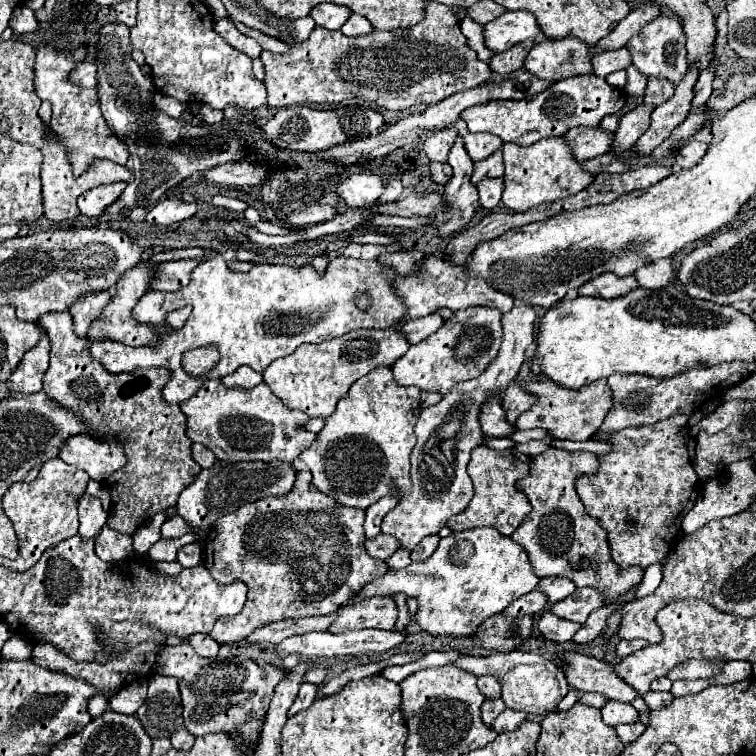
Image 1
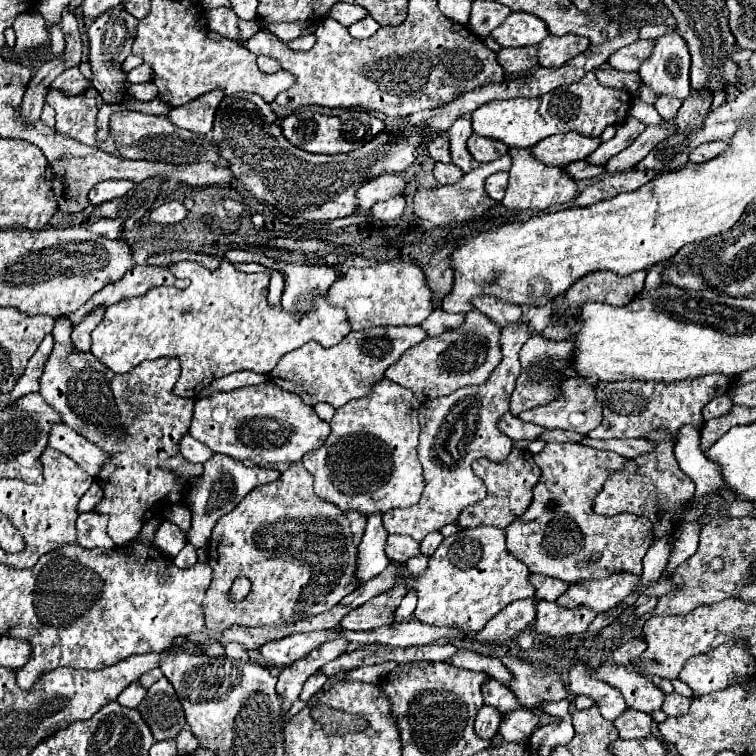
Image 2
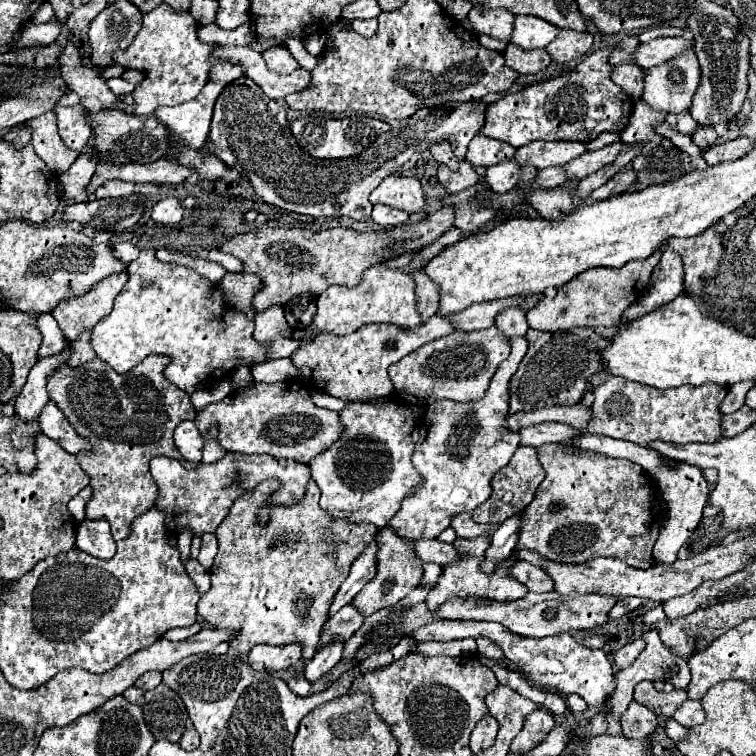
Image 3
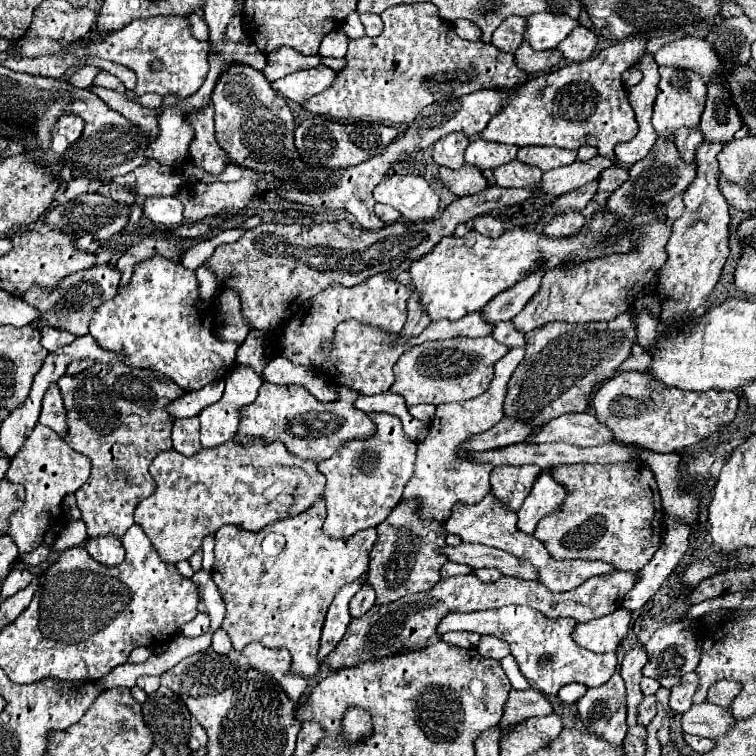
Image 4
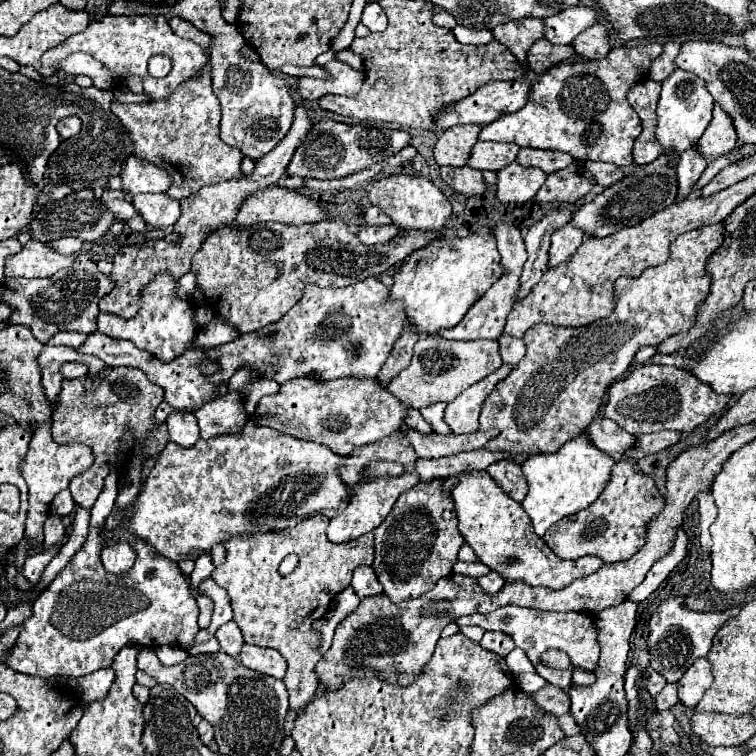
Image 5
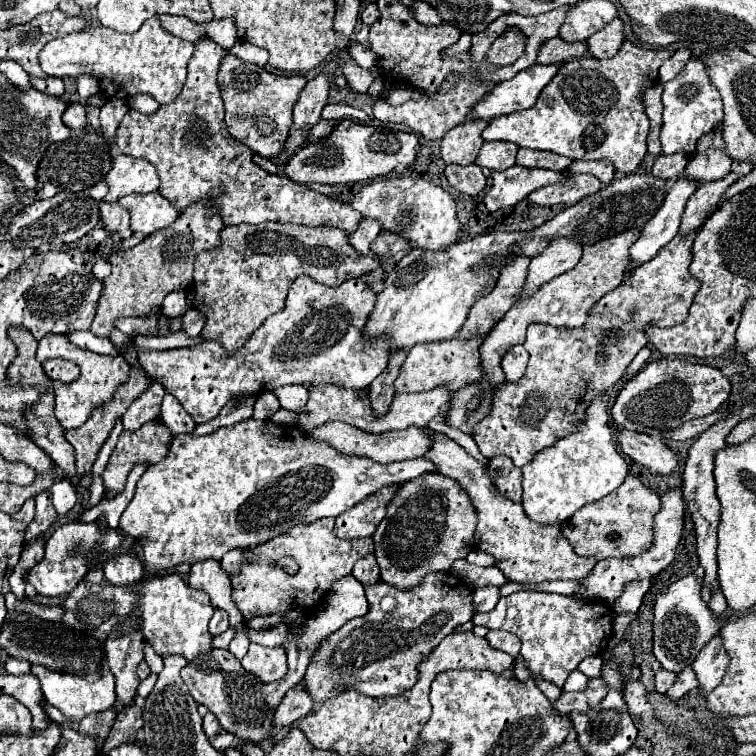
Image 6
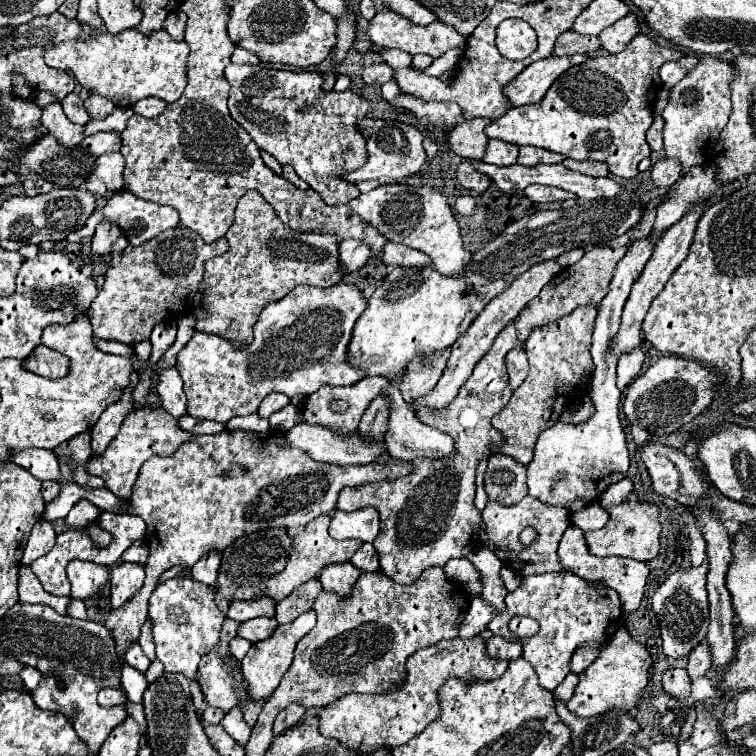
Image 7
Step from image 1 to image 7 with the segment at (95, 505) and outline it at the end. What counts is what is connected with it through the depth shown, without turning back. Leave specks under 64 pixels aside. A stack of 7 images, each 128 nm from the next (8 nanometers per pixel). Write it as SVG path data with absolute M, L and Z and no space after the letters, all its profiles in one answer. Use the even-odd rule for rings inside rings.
M118 562L110 570L110 606L120 608L128 602L144 582L144 568L140 564Z

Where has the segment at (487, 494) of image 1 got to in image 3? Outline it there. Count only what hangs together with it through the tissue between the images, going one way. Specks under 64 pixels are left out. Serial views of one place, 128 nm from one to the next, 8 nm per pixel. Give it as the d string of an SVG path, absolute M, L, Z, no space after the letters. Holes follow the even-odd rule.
M518 446L512 460L492 476L492 496L472 512L472 520L476 520L478 524L502 524L510 516L522 512L532 502L534 492L542 480L544 480L544 468L538 462L536 448Z

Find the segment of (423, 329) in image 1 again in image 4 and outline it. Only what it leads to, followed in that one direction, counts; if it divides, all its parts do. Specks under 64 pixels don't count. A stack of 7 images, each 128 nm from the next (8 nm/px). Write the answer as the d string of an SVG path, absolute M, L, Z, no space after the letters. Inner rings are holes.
M540 268L538 272L532 272L526 280L520 280L520 284L516 284L514 288L508 288L508 292L500 292L500 296L492 300L492 304L486 304L480 312L484 318L488 318L488 324L498 324L500 320L512 320L538 292L544 272L546 272L544 268Z

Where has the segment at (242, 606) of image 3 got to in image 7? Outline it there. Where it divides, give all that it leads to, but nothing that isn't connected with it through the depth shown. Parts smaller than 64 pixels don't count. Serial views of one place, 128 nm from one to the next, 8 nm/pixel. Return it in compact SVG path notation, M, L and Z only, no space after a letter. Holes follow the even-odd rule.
M318 516L316 520L312 520L304 532L292 536L292 548L288 550L288 564L282 572L278 572L276 576L270 576L266 582L266 590L262 596L272 598L274 602L284 600L286 596L290 596L290 592L302 584L306 584L308 580L320 576L320 568L328 566L328 564L340 564L340 562L348 562L352 558L352 554L362 546L360 540L334 540L328 534L328 524L330 524L330 516ZM290 704L288 708L284 708L284 710L276 716L274 736L280 736L284 730L292 728L294 724L298 724L304 714L306 714L306 710L304 710L304 706L300 706L300 704Z

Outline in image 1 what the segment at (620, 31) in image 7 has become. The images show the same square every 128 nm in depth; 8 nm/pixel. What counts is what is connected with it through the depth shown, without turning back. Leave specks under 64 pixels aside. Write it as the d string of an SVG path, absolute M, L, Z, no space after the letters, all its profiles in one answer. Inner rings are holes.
M546 38L528 52L524 68L532 72L536 78L554 82L592 72L592 64L588 60L588 46L584 42L574 38Z

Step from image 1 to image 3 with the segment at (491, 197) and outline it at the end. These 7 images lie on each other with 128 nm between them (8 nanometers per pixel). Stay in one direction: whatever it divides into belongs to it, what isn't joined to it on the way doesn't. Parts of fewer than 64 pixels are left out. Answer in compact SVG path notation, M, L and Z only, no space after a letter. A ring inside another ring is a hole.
M514 160L494 164L488 168L488 174L486 174L486 182L496 194L504 194L512 190L518 178L520 178L520 164Z

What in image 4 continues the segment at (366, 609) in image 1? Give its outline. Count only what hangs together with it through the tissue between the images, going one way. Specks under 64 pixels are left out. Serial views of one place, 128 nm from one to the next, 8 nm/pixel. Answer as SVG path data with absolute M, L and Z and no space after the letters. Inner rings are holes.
M398 504L396 510L384 520L384 524L376 526L378 540L370 552L370 568L368 568L368 584L376 592L376 604L390 604L406 594L426 592L440 580L440 566L446 562L442 554L436 550L444 544L444 522L436 520L420 520L416 516L416 508L404 508Z

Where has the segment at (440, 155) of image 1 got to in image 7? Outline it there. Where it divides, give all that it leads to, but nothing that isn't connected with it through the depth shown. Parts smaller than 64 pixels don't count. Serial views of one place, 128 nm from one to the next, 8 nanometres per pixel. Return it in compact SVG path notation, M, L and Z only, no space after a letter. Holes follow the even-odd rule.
M468 120L456 124L456 128L448 132L450 150L466 160L480 160L486 152L486 142L488 136L484 132L476 132Z

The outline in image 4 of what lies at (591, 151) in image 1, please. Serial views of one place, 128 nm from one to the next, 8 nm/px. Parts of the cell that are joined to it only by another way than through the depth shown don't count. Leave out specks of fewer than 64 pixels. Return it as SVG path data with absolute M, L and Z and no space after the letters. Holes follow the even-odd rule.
M524 146L518 150L518 160L524 164L538 166L542 172L552 168L568 166L576 160L578 150L564 150L556 146Z

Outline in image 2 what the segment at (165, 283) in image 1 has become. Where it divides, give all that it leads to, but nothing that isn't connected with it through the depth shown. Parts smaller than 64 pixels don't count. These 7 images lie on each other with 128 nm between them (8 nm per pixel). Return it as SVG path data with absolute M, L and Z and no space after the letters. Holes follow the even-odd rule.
M134 266L132 270L128 270L124 274L122 280L108 284L106 288L102 288L100 292L96 292L92 296L92 300L88 300L80 310L76 310L74 314L70 314L68 318L72 320L72 324L78 324L82 320L84 314L100 308L100 306L112 306L124 298L132 298L132 296L142 296L146 294L150 288L154 286L176 286L176 288L186 288L184 280L176 280L170 272L170 266Z

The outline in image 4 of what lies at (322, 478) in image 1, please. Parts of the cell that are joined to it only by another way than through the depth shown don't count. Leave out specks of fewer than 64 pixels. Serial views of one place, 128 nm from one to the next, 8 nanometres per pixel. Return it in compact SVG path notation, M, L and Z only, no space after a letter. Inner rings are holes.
M372 414L372 422L376 430L370 438L350 440L336 450L336 456L318 464L318 470L326 476L326 536L348 538L358 530L382 524L388 514L398 506L402 490L412 476L416 442L404 434L400 418L392 414Z

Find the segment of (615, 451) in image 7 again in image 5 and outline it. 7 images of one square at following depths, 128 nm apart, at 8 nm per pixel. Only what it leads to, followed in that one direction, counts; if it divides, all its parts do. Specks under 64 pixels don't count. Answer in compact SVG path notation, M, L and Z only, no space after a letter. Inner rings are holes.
M696 144L690 150L684 150L680 154L680 160L676 164L676 174L678 174L678 182L680 182L678 202L690 194L692 184L700 178L700 174L706 170L706 166L708 166L708 162L704 160L704 156L700 156L700 152L696 152ZM578 436L566 442L554 454L546 454L546 456L540 454L540 456L528 458L522 464L522 470L530 490L522 502L522 508L530 516L534 532L538 536L544 536L544 532L552 524L556 524L556 520L590 506L608 484L610 470L614 464L616 460L610 458L606 452L598 450L596 446L592 446L586 436Z

